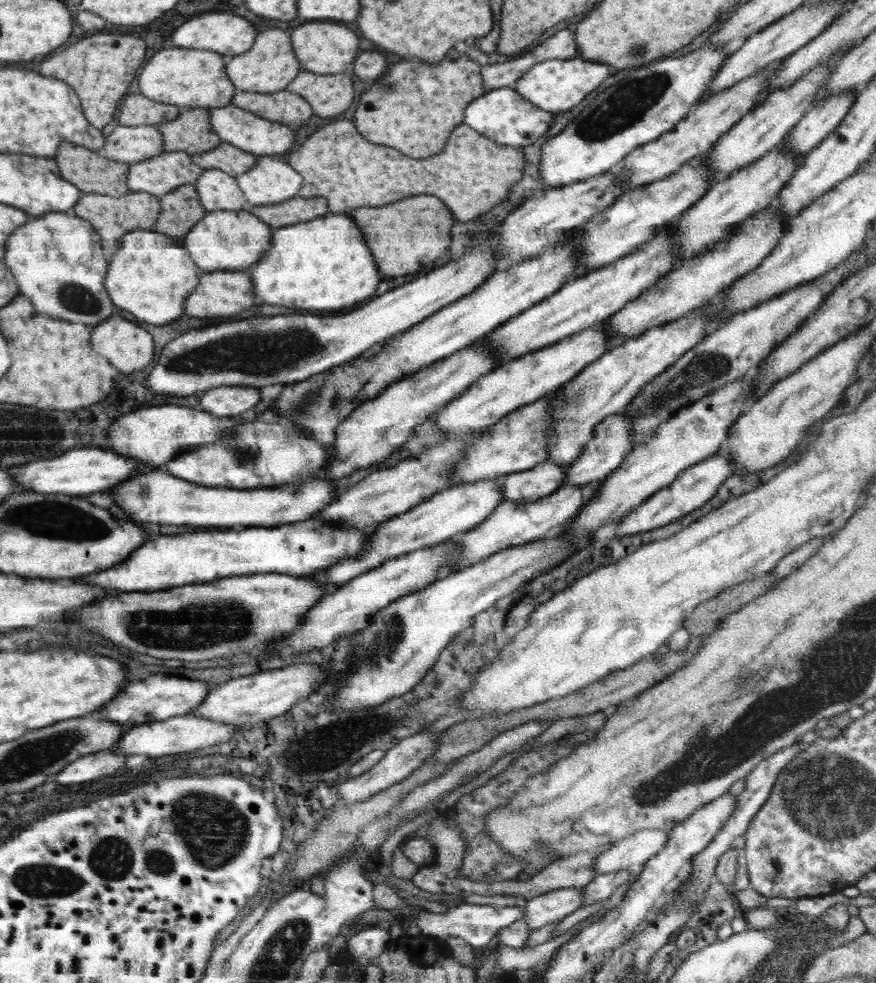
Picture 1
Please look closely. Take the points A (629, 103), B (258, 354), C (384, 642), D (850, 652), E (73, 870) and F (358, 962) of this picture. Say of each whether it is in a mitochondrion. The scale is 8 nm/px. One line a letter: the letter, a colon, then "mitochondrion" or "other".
A: mitochondrion
B: mitochondrion
C: mitochondrion
D: mitochondrion
E: other
F: other

